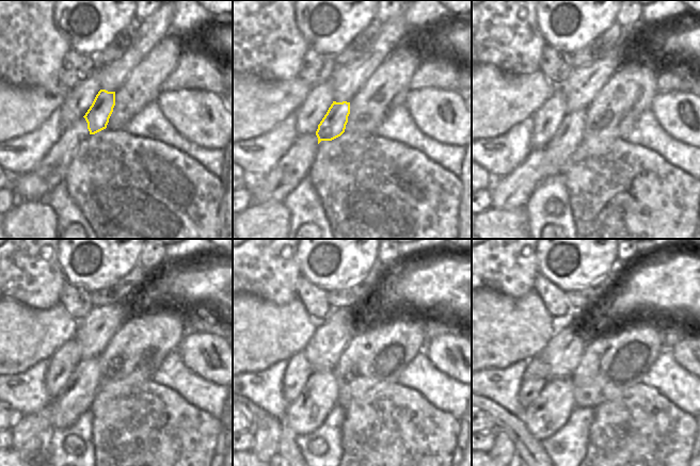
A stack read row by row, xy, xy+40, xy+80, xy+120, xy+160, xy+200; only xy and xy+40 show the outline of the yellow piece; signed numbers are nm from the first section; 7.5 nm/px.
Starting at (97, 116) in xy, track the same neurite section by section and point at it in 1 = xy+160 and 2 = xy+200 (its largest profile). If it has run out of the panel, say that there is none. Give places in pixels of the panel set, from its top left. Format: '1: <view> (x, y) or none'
1: xy+160 (304, 415)
2: xy+200 (551, 410)

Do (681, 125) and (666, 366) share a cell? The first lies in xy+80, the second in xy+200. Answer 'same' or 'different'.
different

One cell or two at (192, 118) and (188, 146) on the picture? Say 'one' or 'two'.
two

